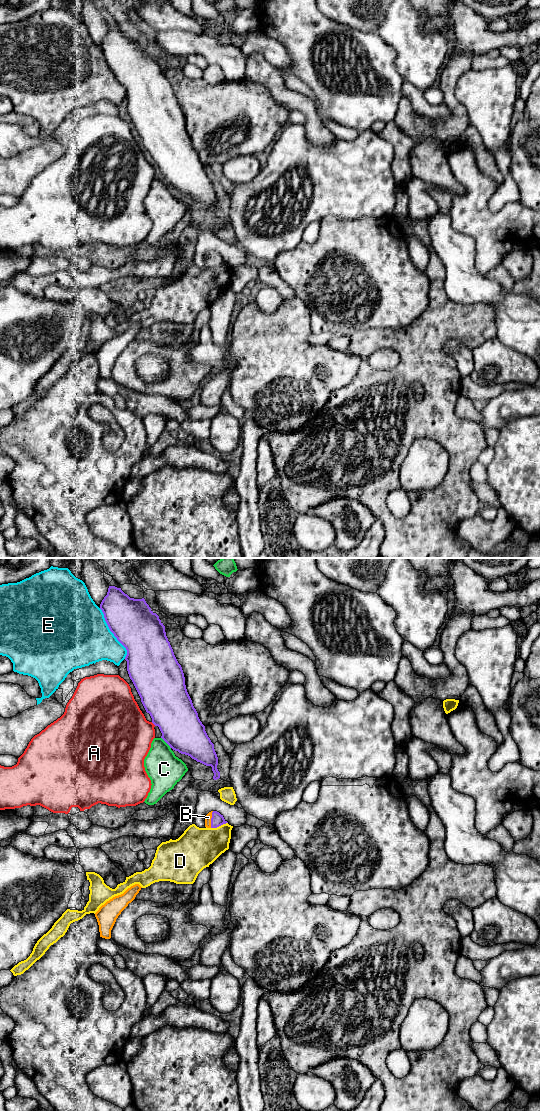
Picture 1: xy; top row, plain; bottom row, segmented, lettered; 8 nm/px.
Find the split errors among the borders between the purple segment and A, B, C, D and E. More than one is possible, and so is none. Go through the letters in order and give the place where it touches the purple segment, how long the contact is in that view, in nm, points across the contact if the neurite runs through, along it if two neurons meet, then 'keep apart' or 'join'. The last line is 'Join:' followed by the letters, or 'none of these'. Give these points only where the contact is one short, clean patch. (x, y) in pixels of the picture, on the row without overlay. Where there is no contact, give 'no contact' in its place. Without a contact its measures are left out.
A: contact xy (153, 163); length 50 nm; keep apart
B: contact xy (211, 259); length 140 nm; way xy (217, 259), (211, 259), (208, 257); join
C: contact xy (166, 182); length 120 nm; keep apart
D: contact xy (219, 265); length 140 nm; border xy (227, 262), (211, 268); keep apart
E: contact xy (112, 72); length 460 nm; keep apart
Join: B

